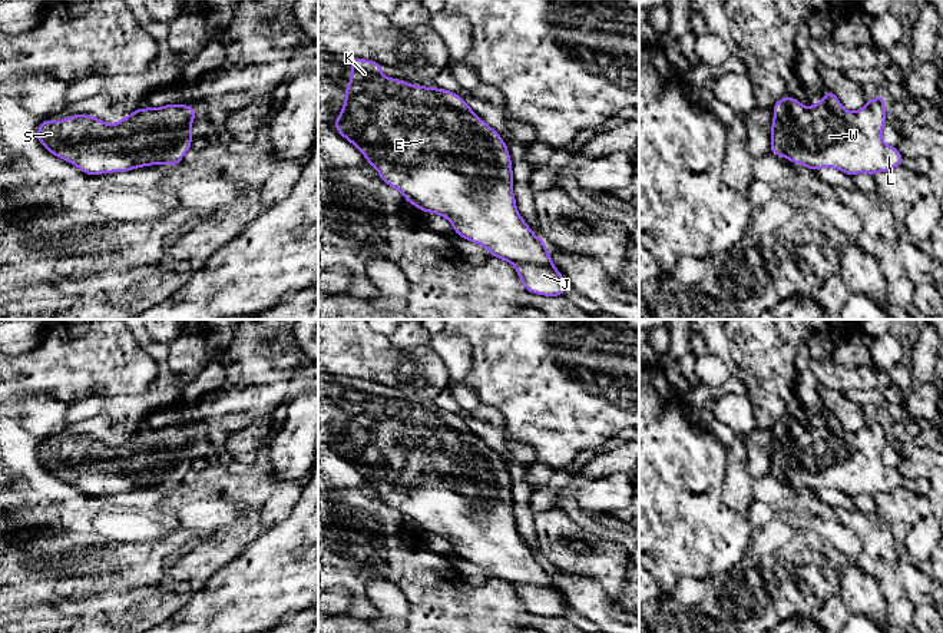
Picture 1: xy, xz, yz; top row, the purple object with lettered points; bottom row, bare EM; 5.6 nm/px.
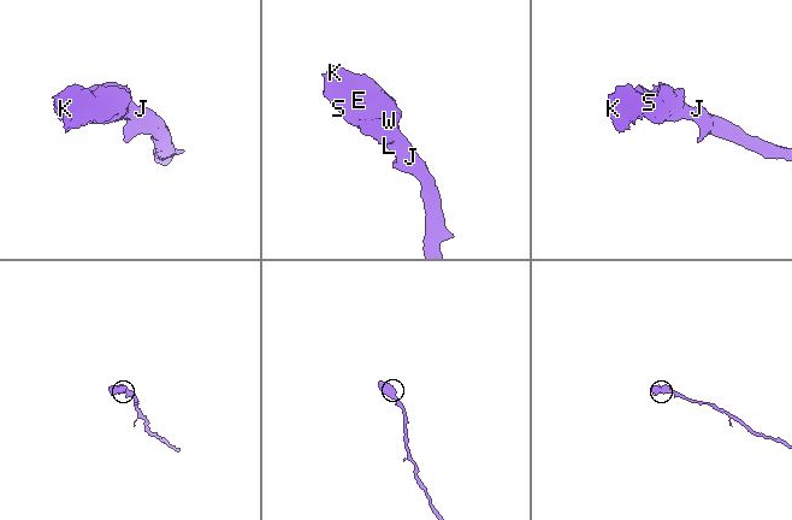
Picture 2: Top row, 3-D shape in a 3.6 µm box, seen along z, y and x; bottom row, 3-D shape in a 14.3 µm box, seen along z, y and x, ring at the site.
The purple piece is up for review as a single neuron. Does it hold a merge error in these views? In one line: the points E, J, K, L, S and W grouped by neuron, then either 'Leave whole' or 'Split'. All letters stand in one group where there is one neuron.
Groups: E J K L S W. Leave whole

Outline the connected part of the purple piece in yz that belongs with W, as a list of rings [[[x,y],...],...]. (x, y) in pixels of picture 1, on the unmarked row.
[[[824,412],[825,418],[814,427],[803,427],[795,418],[781,418],[774,427],[770,473],[800,484],[811,491],[834,488],[850,497],[857,494],[876,496],[901,485],[897,468],[883,463],[881,450],[886,445],[886,418],[867,420],[866,427],[856,433],[846,431],[838,418]]]

